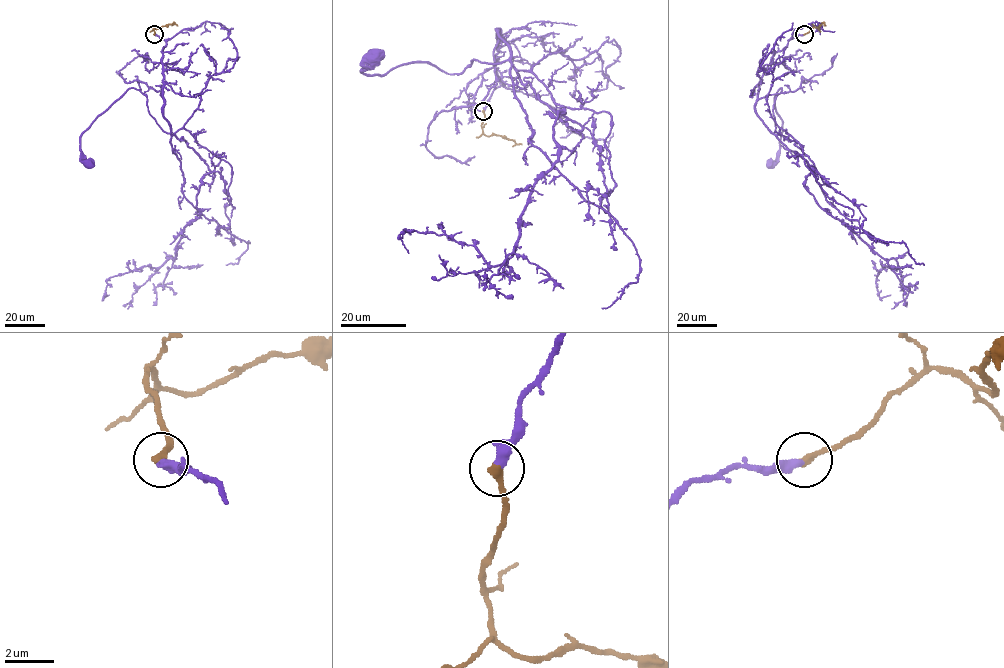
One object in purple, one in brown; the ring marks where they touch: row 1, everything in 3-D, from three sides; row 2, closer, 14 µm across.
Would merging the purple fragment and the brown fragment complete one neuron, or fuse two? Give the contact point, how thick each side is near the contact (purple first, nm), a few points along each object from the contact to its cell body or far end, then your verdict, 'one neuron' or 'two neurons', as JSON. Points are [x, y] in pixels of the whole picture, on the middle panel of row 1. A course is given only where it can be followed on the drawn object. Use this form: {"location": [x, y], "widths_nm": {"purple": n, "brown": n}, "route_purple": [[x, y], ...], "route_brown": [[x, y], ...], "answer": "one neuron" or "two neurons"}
{"location": [483, 111], "widths_nm": {"purple": 400, "brown": 320}, "route_purple": [[483, 111], [503, 83], [499, 30], [510, 56], [471, 60], [460, 73], [410, 62], [367, 75], [373, 55]], "route_brown": [[483, 111], [483, 132], [486, 135], [505, 135], [516, 143], [512, 146]], "answer": "one neuron"}

